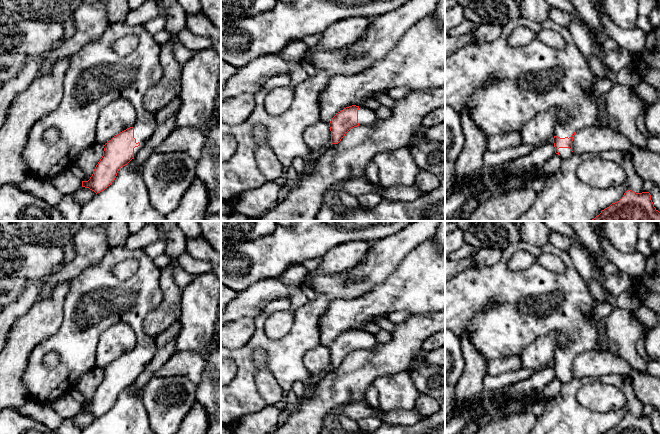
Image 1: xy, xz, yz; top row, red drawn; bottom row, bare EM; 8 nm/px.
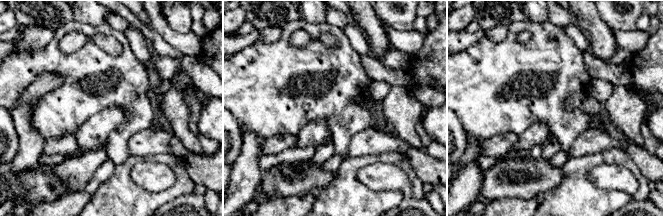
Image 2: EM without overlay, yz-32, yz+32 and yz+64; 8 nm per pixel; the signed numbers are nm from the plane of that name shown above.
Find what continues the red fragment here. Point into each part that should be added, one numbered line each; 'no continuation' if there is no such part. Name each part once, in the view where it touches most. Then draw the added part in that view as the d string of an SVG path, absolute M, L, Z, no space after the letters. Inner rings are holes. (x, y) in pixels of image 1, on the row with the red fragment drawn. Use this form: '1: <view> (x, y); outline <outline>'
1: xy (96, 76); outline M109 23L99 40L87 44L70 57L63 81L63 98L59 106L40 117L32 126L22 153L30 173L50 181L54 176L69 169L79 153L95 142L100 111L117 99L127 100L135 109L134 138L136 143L140 143L134 148L136 156L157 128L155 115L145 107L145 94L162 76L160 45L153 35L146 31L144 25ZM127 35L136 35L139 39L138 46L131 54L121 57L114 52L112 44ZM49 128L56 128L60 133L59 141L54 144L48 144L43 139L44 132Z

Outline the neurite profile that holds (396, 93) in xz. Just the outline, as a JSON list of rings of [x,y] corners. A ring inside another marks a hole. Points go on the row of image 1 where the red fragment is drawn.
[[[398,87],[388,90],[386,93],[393,99],[397,100],[406,97],[411,92],[412,90],[408,87]]]

